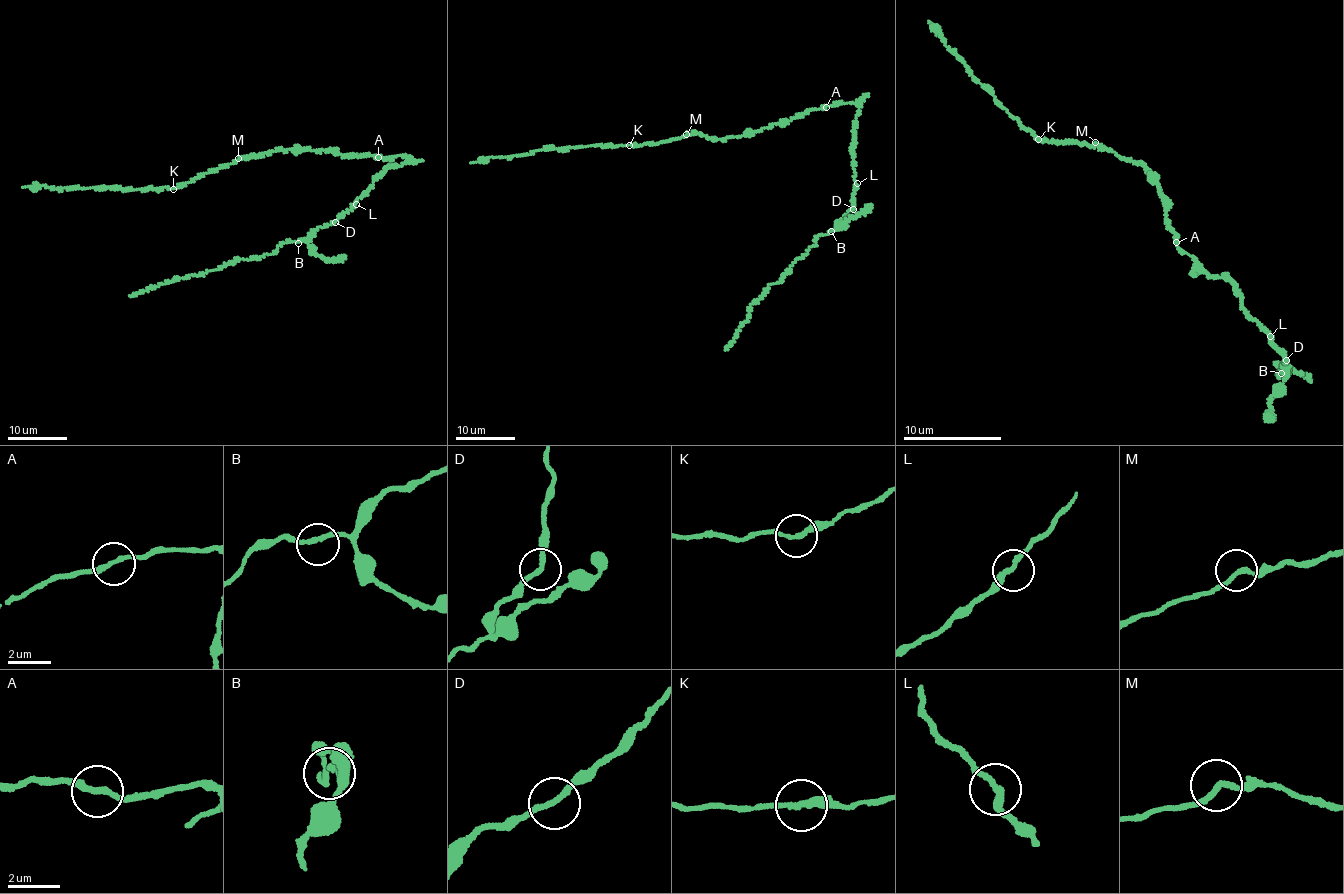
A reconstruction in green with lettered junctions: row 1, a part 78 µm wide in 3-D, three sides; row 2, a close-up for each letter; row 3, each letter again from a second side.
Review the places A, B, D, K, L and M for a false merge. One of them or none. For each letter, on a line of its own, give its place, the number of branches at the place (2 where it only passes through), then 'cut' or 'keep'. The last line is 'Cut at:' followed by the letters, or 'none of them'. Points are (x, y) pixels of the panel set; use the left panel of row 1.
A: place (378, 157); branches 2; keep
B: place (298, 243); branches 2; keep
D: place (335, 222); branches 2; keep
K: place (173, 189); branches 2; keep
L: place (356, 204); branches 2; keep
M: place (238, 158); branches 2; keep
Cut at: none of them

